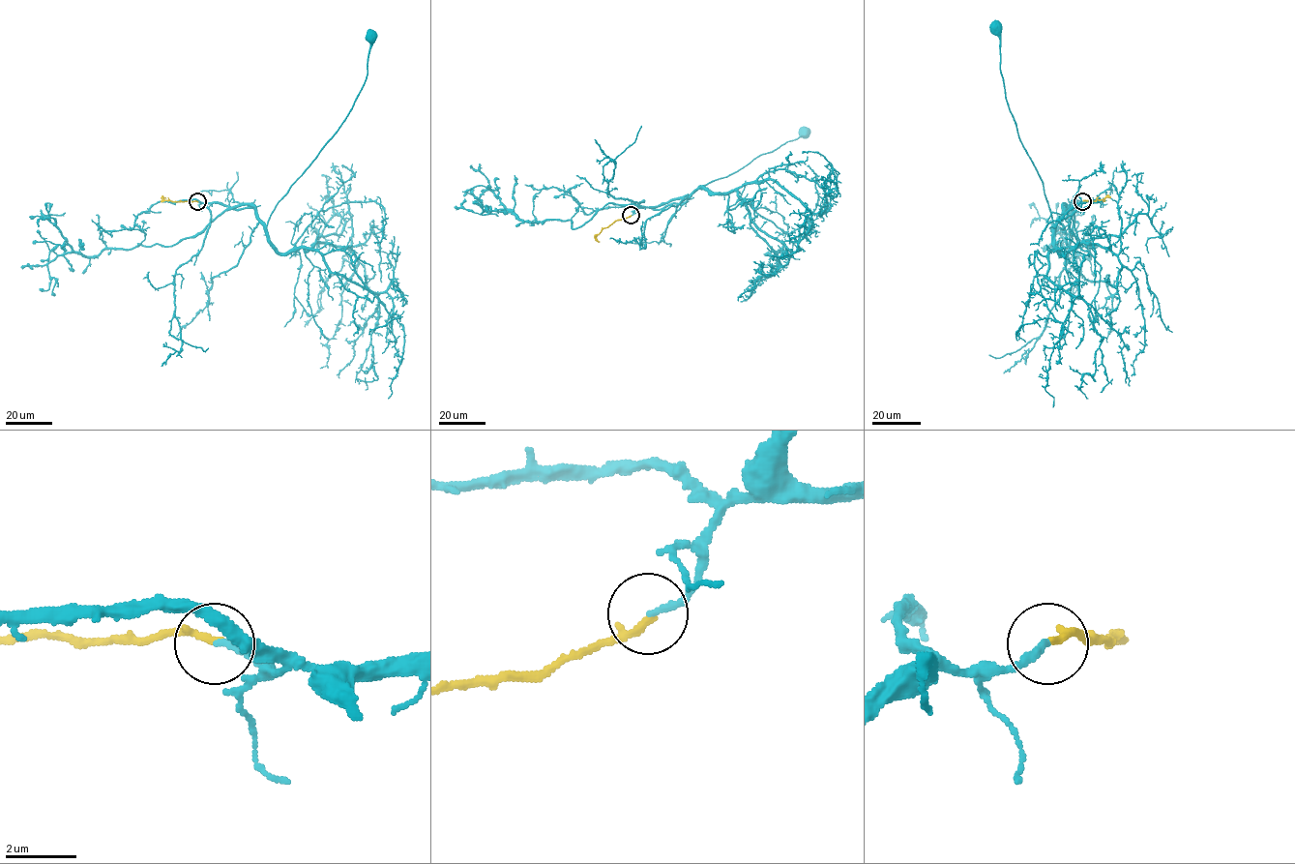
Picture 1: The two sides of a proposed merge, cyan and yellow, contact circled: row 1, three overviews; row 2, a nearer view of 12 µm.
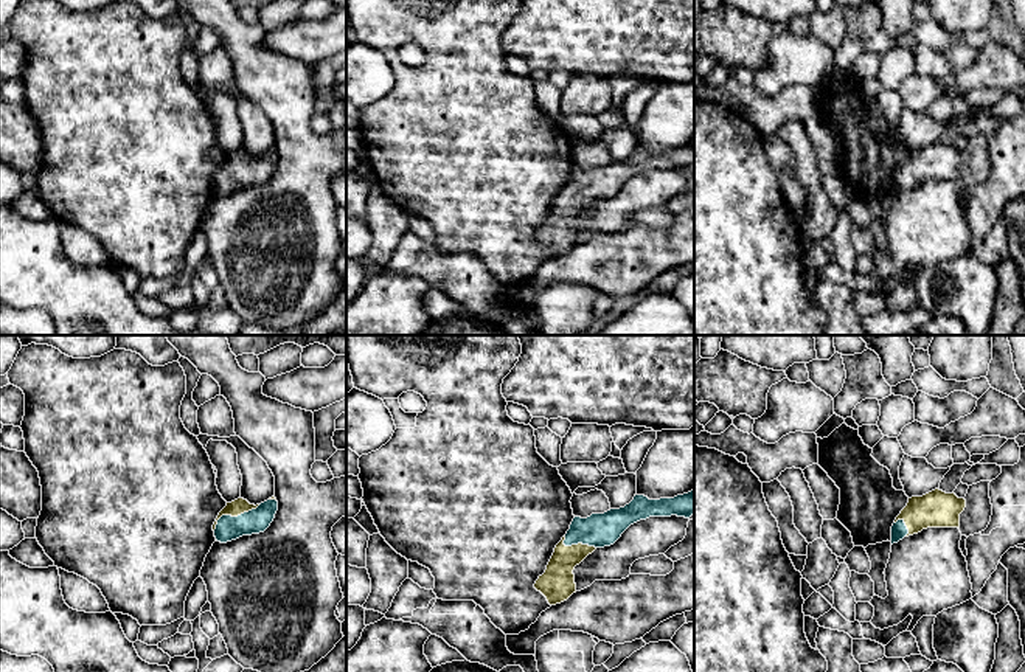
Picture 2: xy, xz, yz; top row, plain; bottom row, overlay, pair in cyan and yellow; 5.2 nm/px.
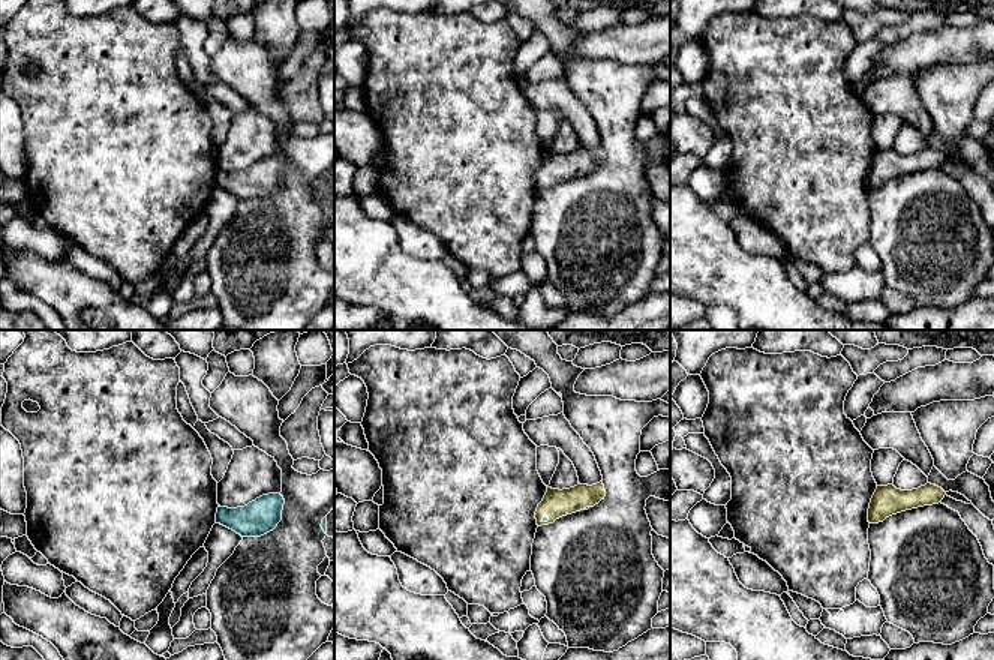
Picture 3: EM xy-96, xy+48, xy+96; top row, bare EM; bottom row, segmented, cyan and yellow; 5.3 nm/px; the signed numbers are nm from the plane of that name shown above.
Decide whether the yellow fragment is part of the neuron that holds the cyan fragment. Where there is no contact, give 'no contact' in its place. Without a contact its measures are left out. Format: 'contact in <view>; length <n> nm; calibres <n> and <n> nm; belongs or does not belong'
contact in xy; length 280 nm; calibres 130 and 80 nm; belongs

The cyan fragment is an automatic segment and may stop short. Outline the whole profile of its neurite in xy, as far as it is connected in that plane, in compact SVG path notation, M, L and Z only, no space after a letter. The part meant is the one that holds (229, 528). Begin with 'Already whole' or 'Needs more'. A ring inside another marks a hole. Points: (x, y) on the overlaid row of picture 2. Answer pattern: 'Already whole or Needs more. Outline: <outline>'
Needs more. Outline: M275 497L261 504L250 504L244 498L238 498L219 512L213 531L221 543L236 540L242 535L264 532L275 518L278 501Z

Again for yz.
Needs more. Outline: M940 489L909 498L891 526L891 545L927 528L960 528L960 514L964 507L964 498Z

